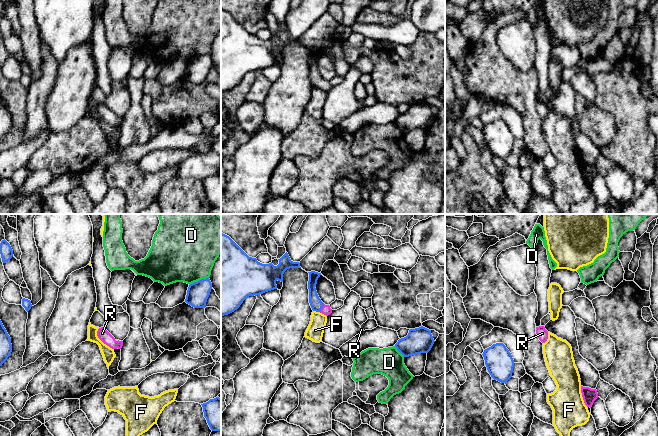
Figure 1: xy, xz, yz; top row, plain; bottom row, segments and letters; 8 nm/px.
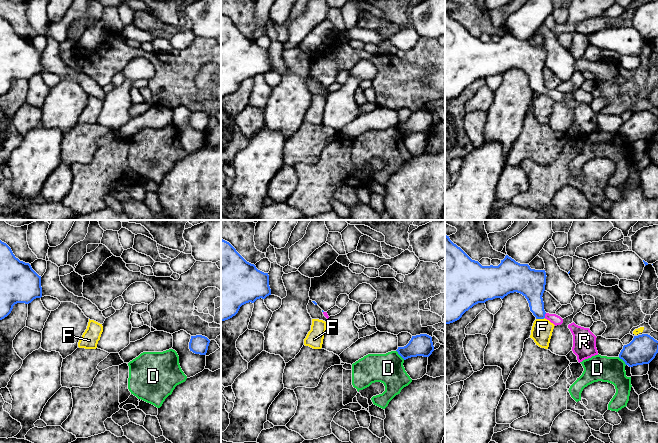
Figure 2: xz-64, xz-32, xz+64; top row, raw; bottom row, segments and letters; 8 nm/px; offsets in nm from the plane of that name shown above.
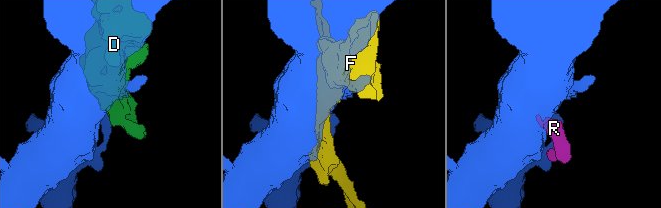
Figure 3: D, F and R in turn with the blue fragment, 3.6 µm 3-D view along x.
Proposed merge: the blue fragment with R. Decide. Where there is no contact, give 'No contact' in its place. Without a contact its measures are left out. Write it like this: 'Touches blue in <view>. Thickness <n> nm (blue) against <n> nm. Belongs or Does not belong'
Touches blue in xz. Thickness 100 nm (blue) against 80 nm. Belongs

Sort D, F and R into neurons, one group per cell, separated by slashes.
D / F / R

